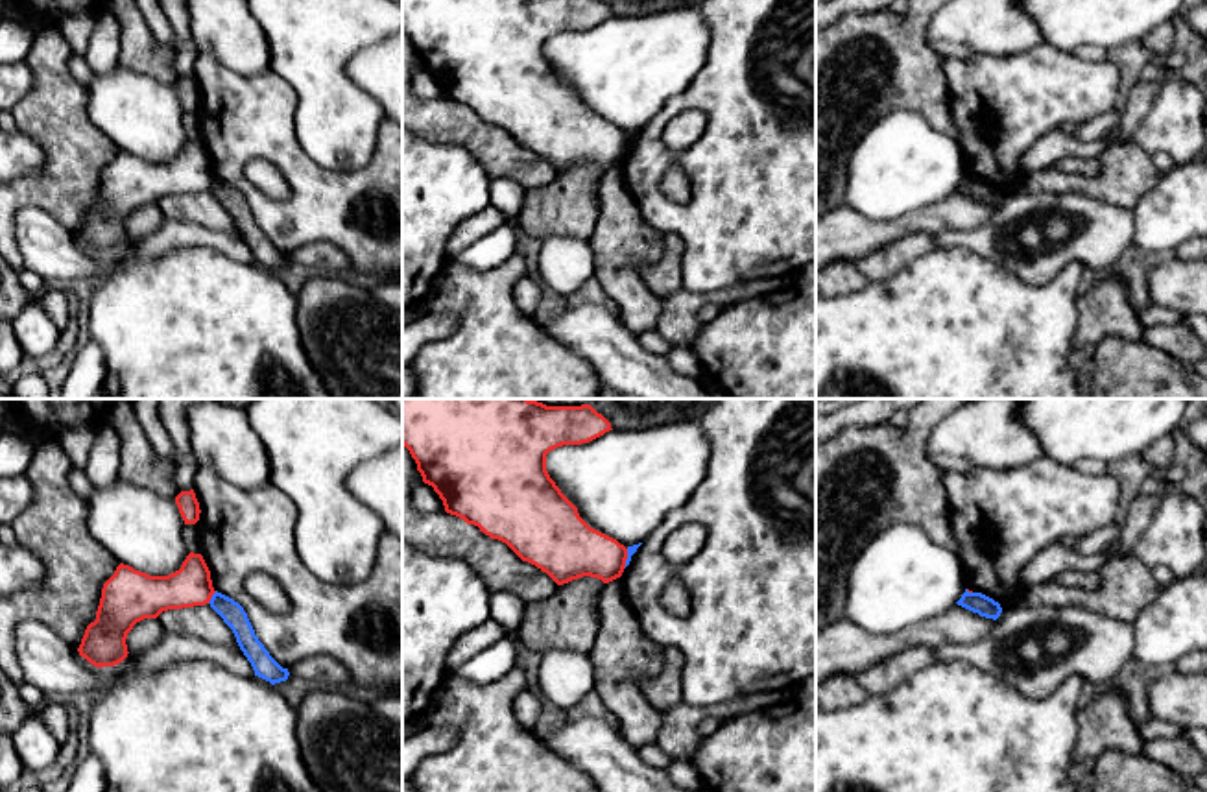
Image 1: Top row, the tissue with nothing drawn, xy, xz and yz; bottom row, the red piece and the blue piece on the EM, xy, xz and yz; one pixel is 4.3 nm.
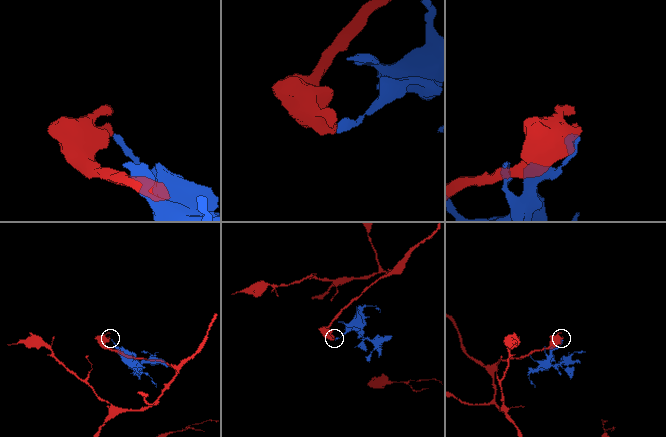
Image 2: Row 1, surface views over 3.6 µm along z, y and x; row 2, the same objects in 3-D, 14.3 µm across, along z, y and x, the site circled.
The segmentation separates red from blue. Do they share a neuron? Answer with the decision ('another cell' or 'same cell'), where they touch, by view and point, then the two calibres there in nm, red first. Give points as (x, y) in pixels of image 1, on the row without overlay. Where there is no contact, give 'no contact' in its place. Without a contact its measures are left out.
another cell; meets red in xy at (211, 183); 180 nm thick on the red side, 100 nm on the other

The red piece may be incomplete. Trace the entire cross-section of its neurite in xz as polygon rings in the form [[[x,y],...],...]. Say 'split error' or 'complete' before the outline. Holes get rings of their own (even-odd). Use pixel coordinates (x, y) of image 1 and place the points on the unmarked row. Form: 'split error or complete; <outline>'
complete; [[[402,0],[402,31],[423,68],[443,87],[445,98],[506,129],[522,148],[546,159],[557,172],[591,162],[609,170],[622,162],[627,135],[591,114],[546,57],[546,41],[563,31],[589,30],[613,17],[602,0]]]

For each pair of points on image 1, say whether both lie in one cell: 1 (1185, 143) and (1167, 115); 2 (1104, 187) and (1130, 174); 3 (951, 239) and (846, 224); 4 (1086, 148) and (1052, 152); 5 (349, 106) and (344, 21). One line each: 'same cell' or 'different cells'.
1: same cell
2: same cell
3: different cells
4: same cell
5: same cell

